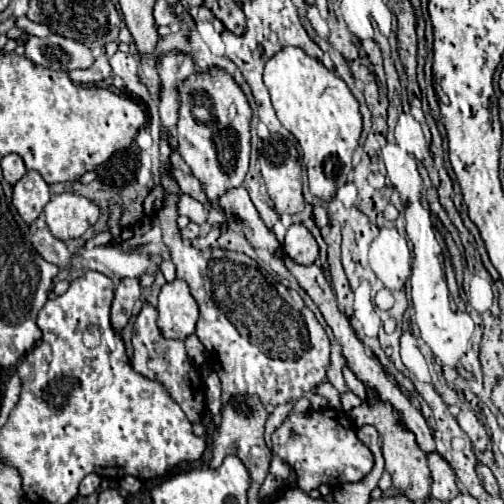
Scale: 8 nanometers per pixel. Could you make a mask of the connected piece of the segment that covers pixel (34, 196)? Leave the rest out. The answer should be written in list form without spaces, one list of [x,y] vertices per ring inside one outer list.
[[[28,171],[14,185],[12,203],[28,225],[38,219],[38,215],[44,211],[44,205],[48,201],[50,201],[50,189],[38,171]]]

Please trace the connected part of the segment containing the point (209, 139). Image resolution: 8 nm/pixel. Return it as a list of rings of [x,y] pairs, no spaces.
[[[224,71],[198,73],[186,79],[180,87],[180,119],[176,127],[178,153],[190,165],[194,177],[202,181],[206,197],[210,197],[210,209],[222,213],[214,205],[218,193],[236,189],[242,185],[248,171],[250,155],[250,105],[242,89]]]

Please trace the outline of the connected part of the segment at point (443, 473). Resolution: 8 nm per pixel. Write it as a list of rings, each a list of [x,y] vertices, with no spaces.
[[[430,453],[428,467],[432,477],[432,497],[444,503],[452,501],[460,493],[460,489],[450,465],[438,453]]]

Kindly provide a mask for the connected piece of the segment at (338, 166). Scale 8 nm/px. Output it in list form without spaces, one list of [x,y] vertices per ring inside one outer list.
[[[298,47],[280,49],[270,61],[266,61],[264,83],[270,91],[278,119],[300,143],[302,161],[308,169],[310,193],[330,201],[336,189],[348,181],[352,171],[352,155],[362,133],[358,99],[336,71],[326,69],[322,61],[310,57]]]

